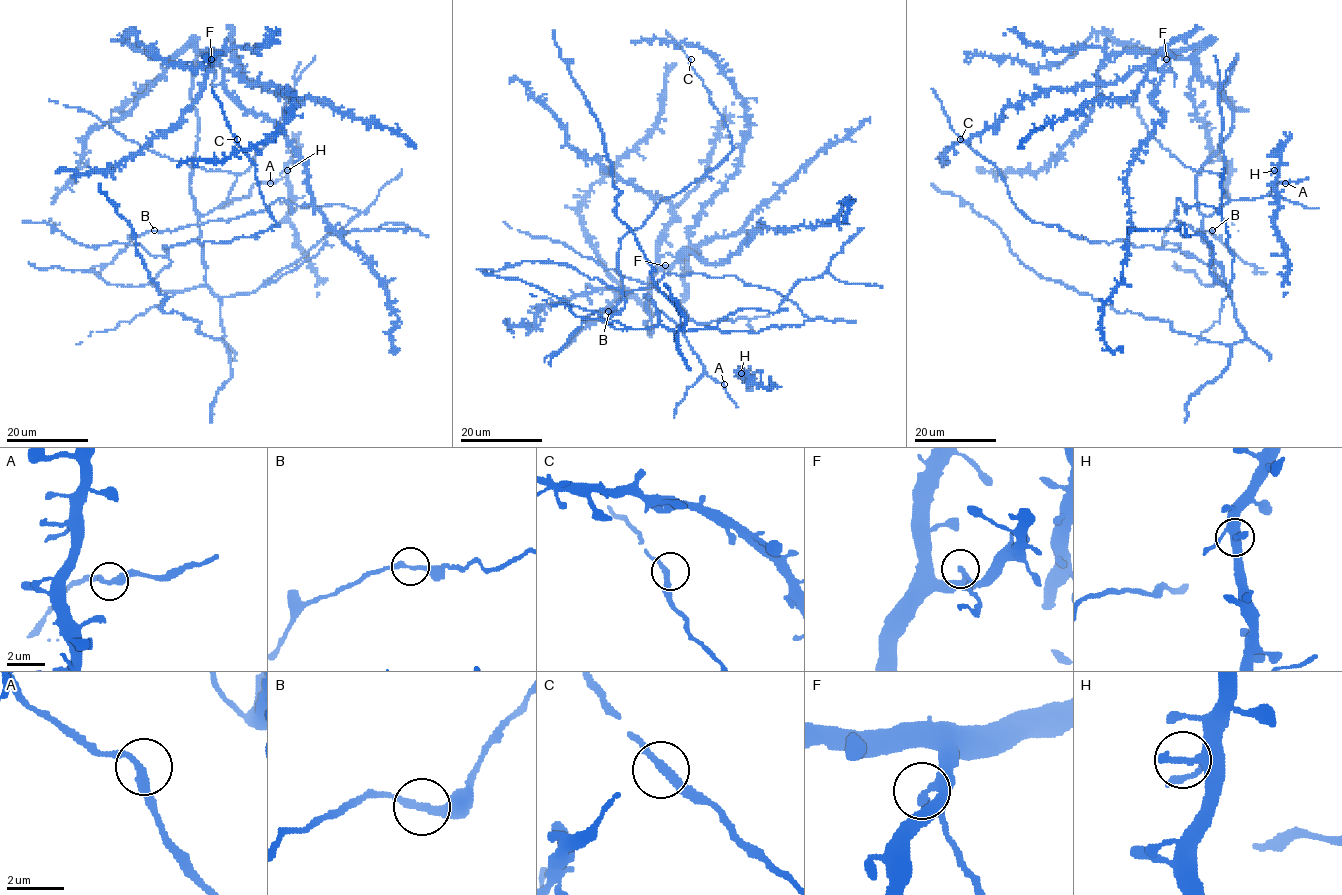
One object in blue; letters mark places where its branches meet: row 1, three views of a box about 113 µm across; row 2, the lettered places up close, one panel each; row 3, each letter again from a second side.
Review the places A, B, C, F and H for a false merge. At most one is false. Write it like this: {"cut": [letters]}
{"cut": ["F"]}

